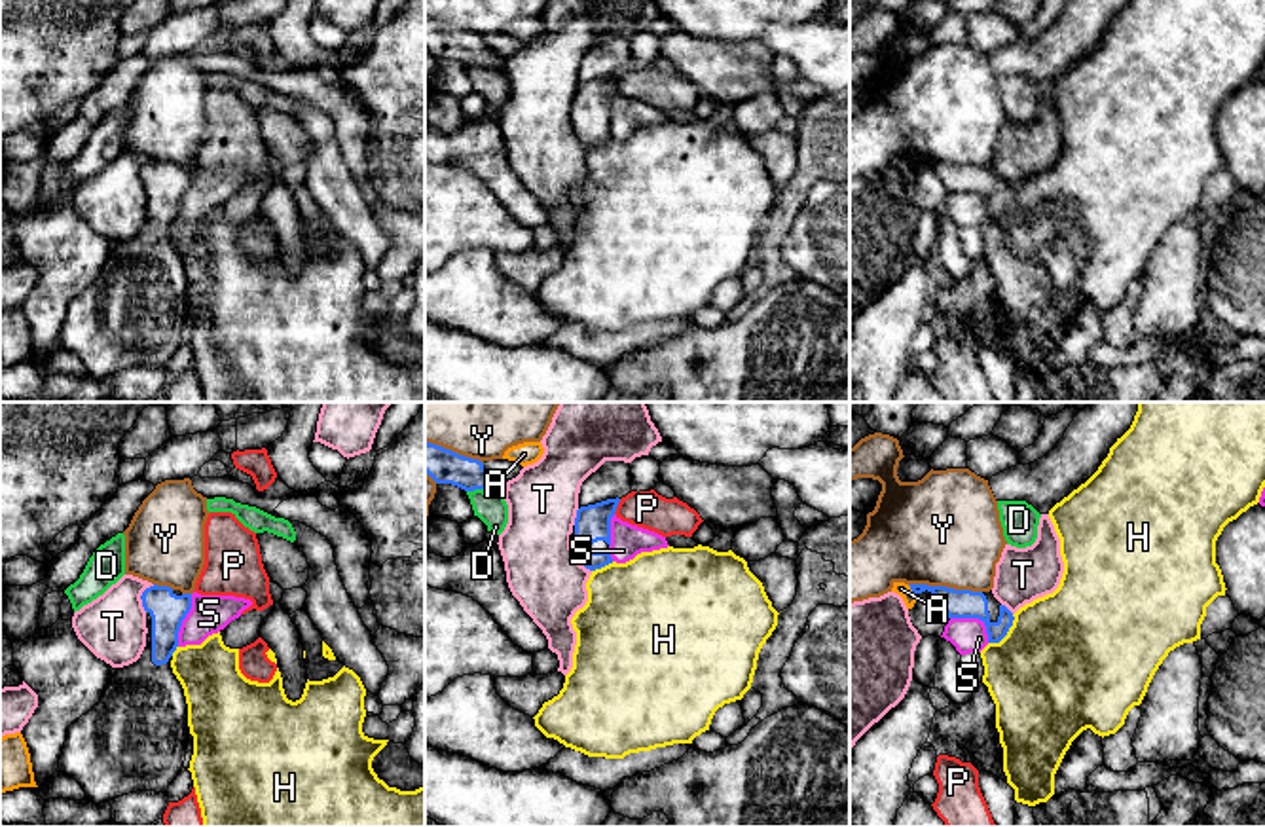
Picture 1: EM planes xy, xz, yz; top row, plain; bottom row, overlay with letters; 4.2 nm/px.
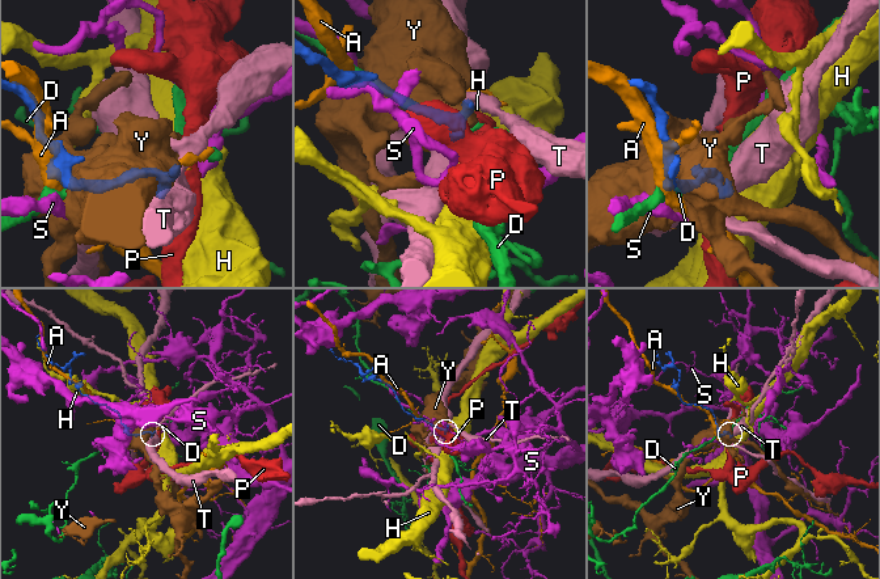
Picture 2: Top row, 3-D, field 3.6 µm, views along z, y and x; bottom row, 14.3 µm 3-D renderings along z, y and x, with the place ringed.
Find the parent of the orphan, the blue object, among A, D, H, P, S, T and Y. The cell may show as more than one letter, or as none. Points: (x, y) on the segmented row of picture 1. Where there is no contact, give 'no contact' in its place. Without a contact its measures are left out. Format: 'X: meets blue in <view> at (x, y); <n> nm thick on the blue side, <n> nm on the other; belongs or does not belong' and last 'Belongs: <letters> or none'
A: meets blue in yz at (911, 588); 130 nm thick on the blue side, 60 nm on the other; does not belong
D: meets blue in xz at (484, 490); 150 nm thick on the blue side, 140 nm on the other; does not belong
H: meets blue in yz at (1006, 634); 130 nm thick on the blue side, 500 nm on the other; does not belong
P: meets blue in xz at (617, 505); 150 nm thick on the blue side, 160 nm on the other; does not belong
S: meets blue in yz at (977, 617); 130 nm thick on the blue side, 140 nm on the other; does not belong
T: meets blue in xy at (141, 596); 150 nm thick on the blue side, 280 nm on the other; does not belong
Y: meets blue in yz at (945, 587); 130 nm thick on the blue side, 480 nm on the other; does not belong
Belongs: none

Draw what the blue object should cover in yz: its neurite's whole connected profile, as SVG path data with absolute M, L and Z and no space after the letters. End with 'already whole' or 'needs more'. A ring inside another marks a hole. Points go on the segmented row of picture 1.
M908 584L918 597L922 592L931 592L943 605L948 618L979 618L986 626L988 643L999 643L1013 626L1013 613L1001 605L992 590L971 592L946 586Z; needs more

